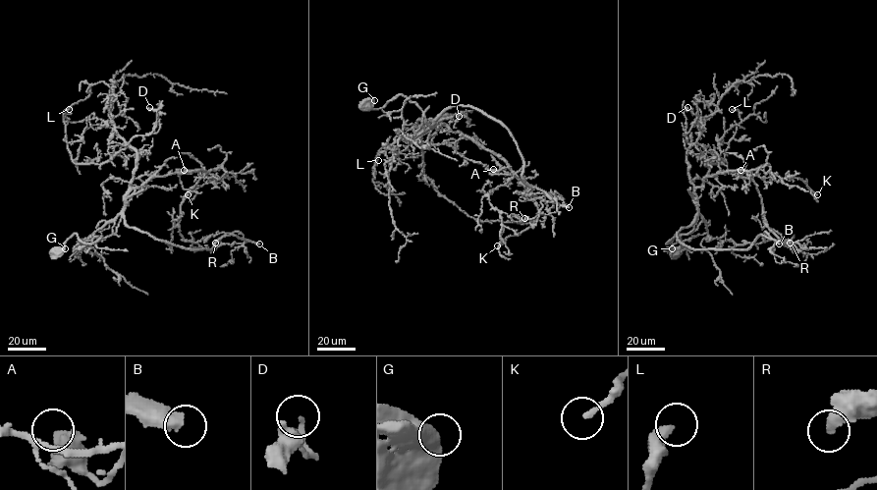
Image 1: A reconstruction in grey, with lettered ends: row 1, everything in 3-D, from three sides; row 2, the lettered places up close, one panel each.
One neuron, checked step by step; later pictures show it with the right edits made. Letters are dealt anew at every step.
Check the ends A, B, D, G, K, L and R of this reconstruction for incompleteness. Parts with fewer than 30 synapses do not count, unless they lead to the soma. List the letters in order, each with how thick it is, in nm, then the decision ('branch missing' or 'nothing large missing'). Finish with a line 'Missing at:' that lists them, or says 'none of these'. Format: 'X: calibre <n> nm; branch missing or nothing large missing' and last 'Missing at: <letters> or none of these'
A: calibre 600 nm; nothing large missing
B: calibre 440 nm; branch missing
D: calibre 160 nm; nothing large missing
G: calibre 600 nm; nothing large missing
K: calibre 200 nm; nothing large missing
L: calibre 440 nm; nothing large missing
R: calibre 480 nm; nothing large missing
Missing at: B

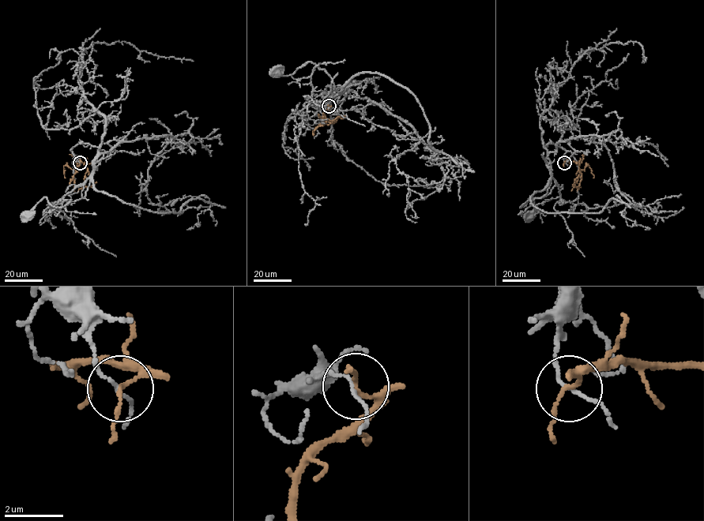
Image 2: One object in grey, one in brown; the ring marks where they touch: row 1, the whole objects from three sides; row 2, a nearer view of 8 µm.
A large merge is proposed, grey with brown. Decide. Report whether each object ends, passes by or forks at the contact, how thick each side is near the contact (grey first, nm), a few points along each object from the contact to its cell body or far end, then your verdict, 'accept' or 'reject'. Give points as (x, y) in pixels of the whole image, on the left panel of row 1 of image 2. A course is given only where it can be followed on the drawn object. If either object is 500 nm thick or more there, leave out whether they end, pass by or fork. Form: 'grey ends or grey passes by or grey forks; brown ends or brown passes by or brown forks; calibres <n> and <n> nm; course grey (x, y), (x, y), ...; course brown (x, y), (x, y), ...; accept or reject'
grey passes by; brown passes by; calibres 90 and 110 nm; course grey (79, 163), (73, 147), (97, 148), (85, 196), (62, 207), (43, 197), (26, 215); course brown (80, 163), (76, 161), (82, 162), (87, 168), (84, 185), (88, 187), (96, 181); reject

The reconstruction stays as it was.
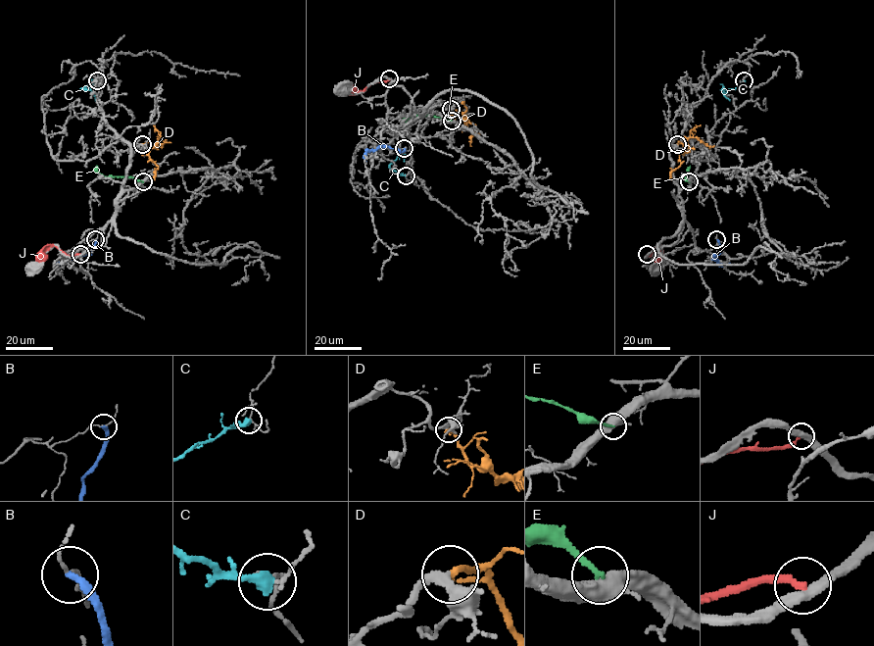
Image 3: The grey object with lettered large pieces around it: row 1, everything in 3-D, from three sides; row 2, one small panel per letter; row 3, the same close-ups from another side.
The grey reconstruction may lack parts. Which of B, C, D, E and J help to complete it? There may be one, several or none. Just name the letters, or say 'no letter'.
D

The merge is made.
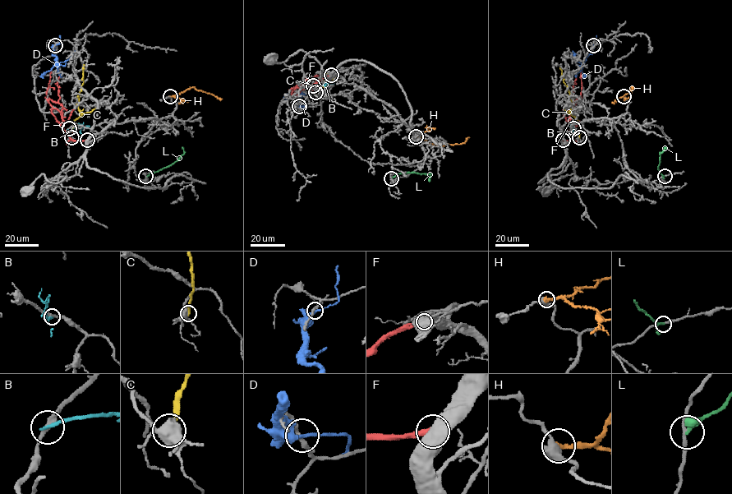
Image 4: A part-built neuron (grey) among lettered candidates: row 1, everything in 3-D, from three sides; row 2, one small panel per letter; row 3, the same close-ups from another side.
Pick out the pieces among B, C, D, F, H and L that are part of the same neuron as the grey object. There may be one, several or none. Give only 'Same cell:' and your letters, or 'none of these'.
Same cell: none of these

